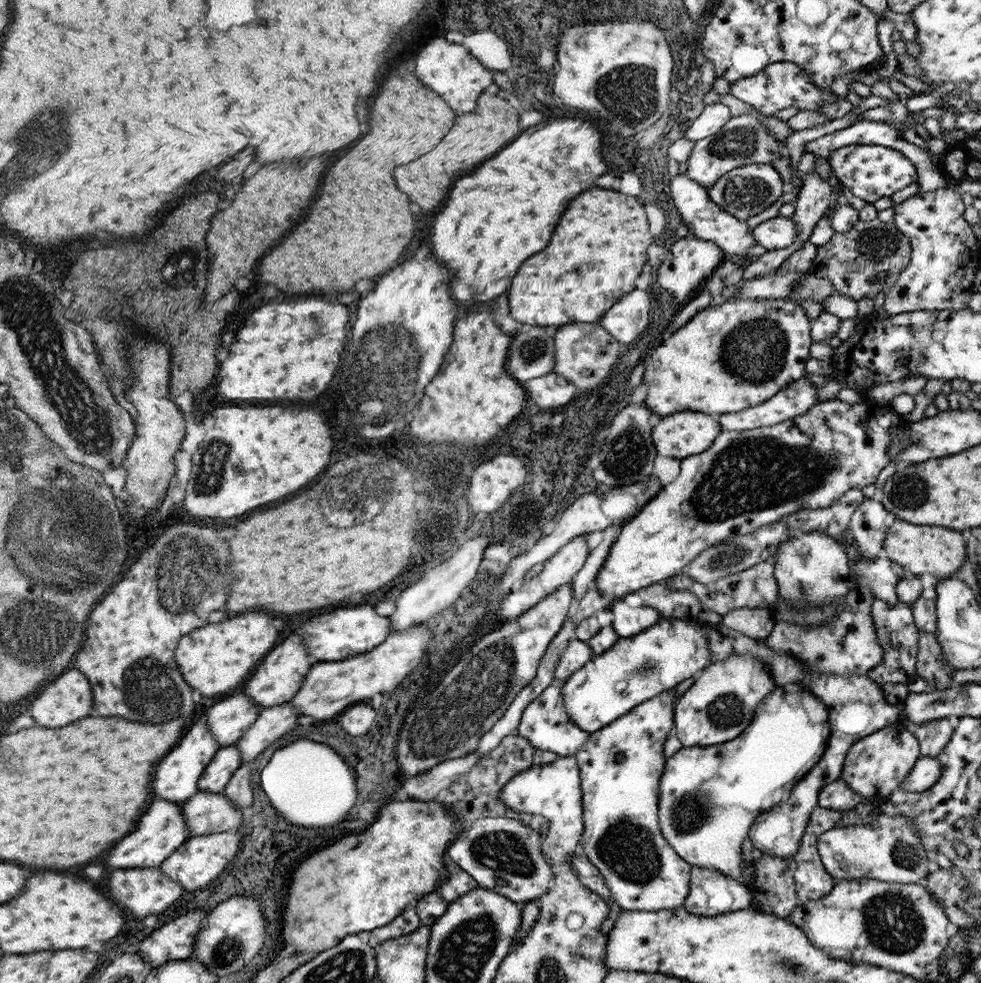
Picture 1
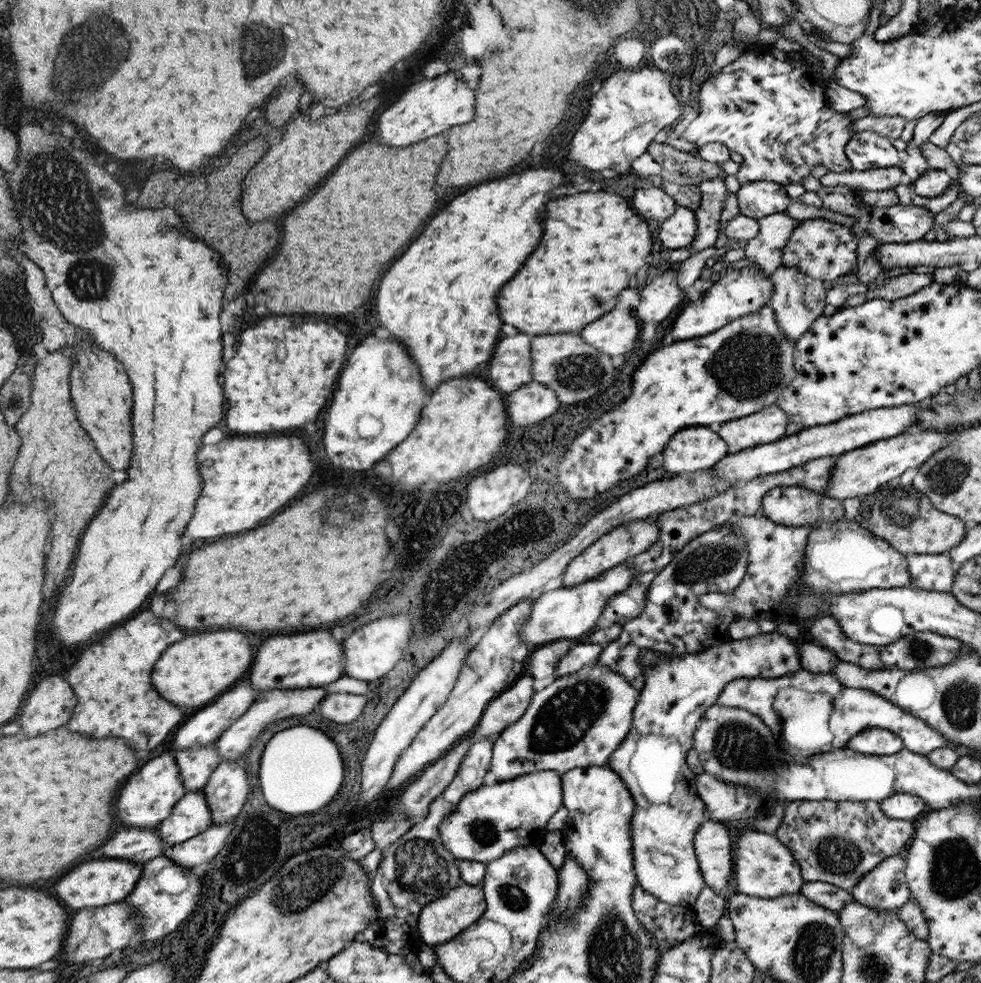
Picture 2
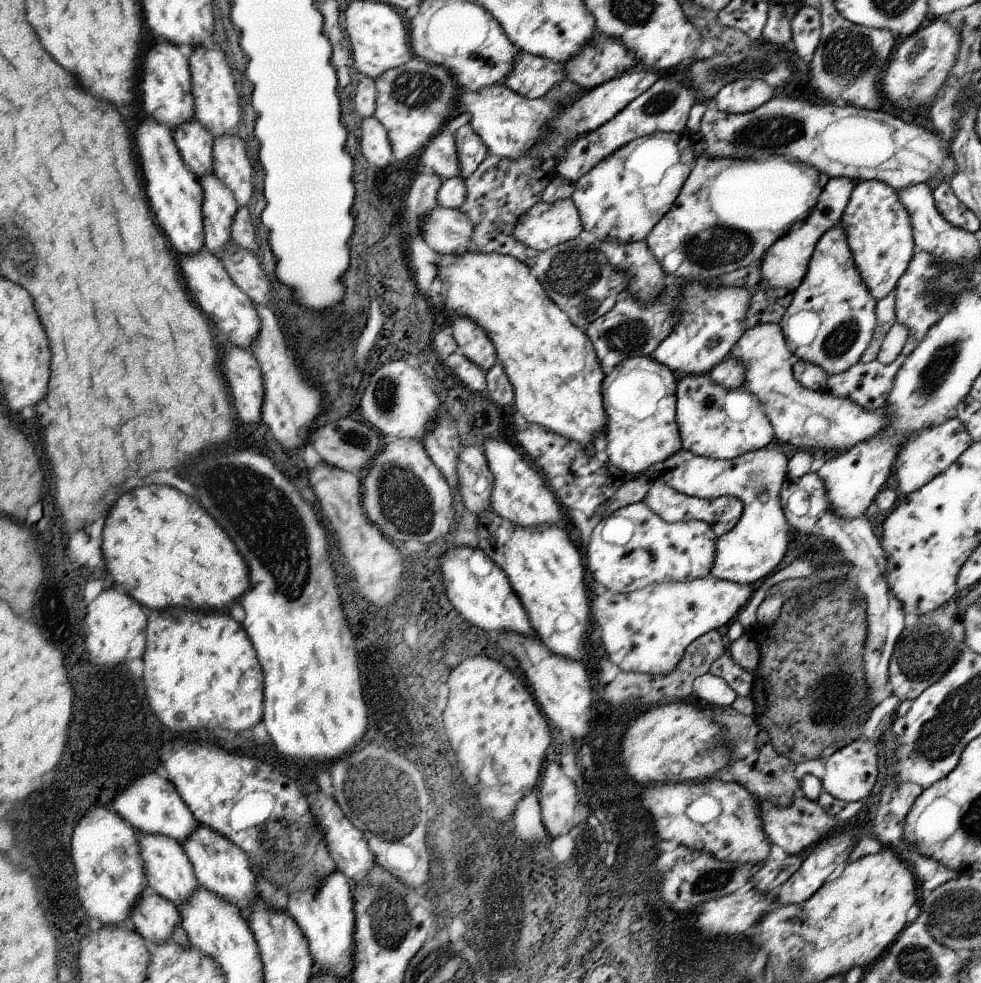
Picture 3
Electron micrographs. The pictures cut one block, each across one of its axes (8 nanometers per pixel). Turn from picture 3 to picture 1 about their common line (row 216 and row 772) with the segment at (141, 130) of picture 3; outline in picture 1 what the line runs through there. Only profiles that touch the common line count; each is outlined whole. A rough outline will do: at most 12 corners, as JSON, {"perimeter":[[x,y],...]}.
{"perimeter":[[191,726],[153,776],[157,798],[187,802],[221,746]]}

